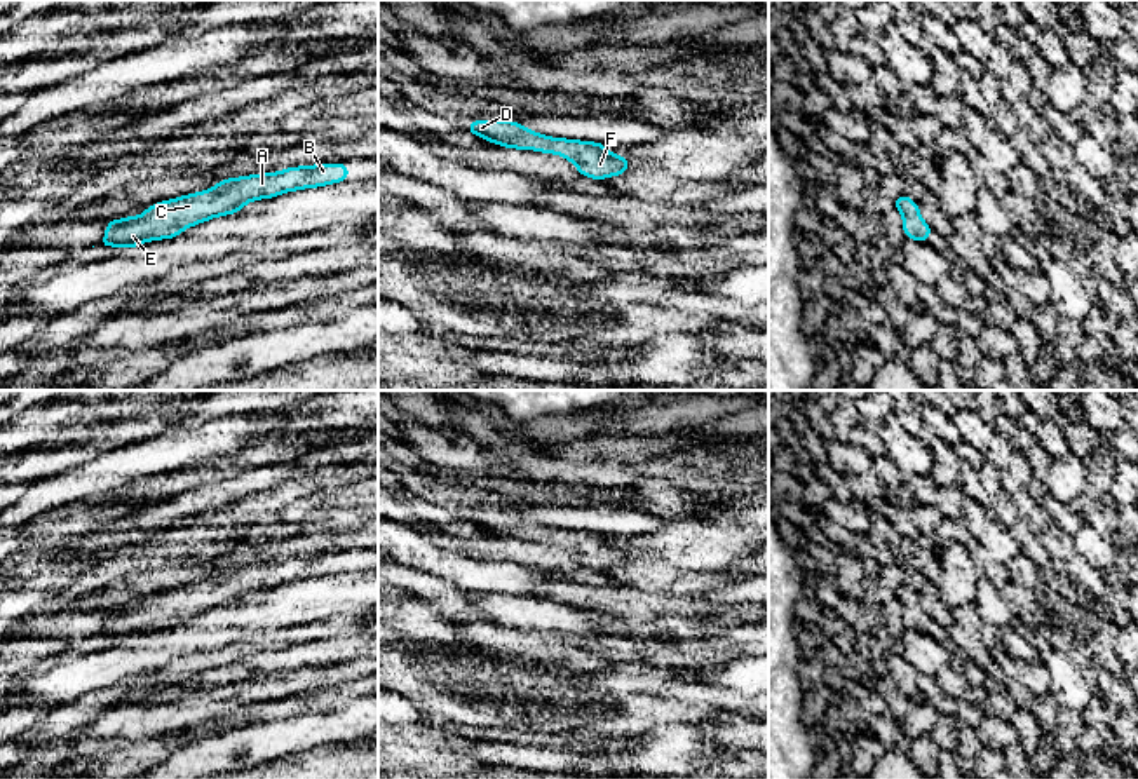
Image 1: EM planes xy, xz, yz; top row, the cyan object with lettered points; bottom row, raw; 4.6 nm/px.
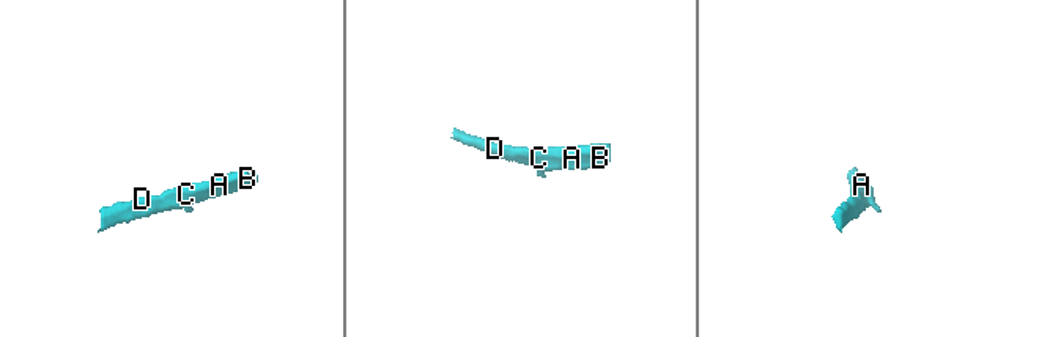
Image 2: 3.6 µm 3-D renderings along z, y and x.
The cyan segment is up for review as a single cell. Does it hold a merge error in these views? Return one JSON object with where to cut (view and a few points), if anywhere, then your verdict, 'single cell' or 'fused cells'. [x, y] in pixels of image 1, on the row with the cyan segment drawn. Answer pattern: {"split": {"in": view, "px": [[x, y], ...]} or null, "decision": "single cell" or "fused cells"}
{"split": null, "decision": "single cell"}

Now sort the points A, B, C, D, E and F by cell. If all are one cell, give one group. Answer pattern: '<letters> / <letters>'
A B C D E F

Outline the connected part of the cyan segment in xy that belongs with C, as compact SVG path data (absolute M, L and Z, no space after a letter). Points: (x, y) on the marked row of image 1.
M343 162L228 178L218 181L214 188L157 202L145 209L141 216L106 221L106 234L99 244L127 249L150 240L174 239L185 228L211 218L237 214L251 200L340 181L349 181L349 166Z

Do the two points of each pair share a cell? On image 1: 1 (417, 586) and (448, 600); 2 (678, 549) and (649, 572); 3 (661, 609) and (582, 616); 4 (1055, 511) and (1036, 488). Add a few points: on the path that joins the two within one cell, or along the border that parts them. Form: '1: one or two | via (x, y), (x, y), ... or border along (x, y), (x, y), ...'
1: one | via (424, 586), (441, 595)
2: two | border along (636, 556), (703, 572)
3: two | border along (574, 607), (610, 614)
4: two | border along (1037, 497), (1053, 495), (1060, 501)

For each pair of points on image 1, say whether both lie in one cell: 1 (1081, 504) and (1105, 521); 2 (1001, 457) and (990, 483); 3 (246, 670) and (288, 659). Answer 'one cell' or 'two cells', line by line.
1: one cell
2: two cells
3: one cell

